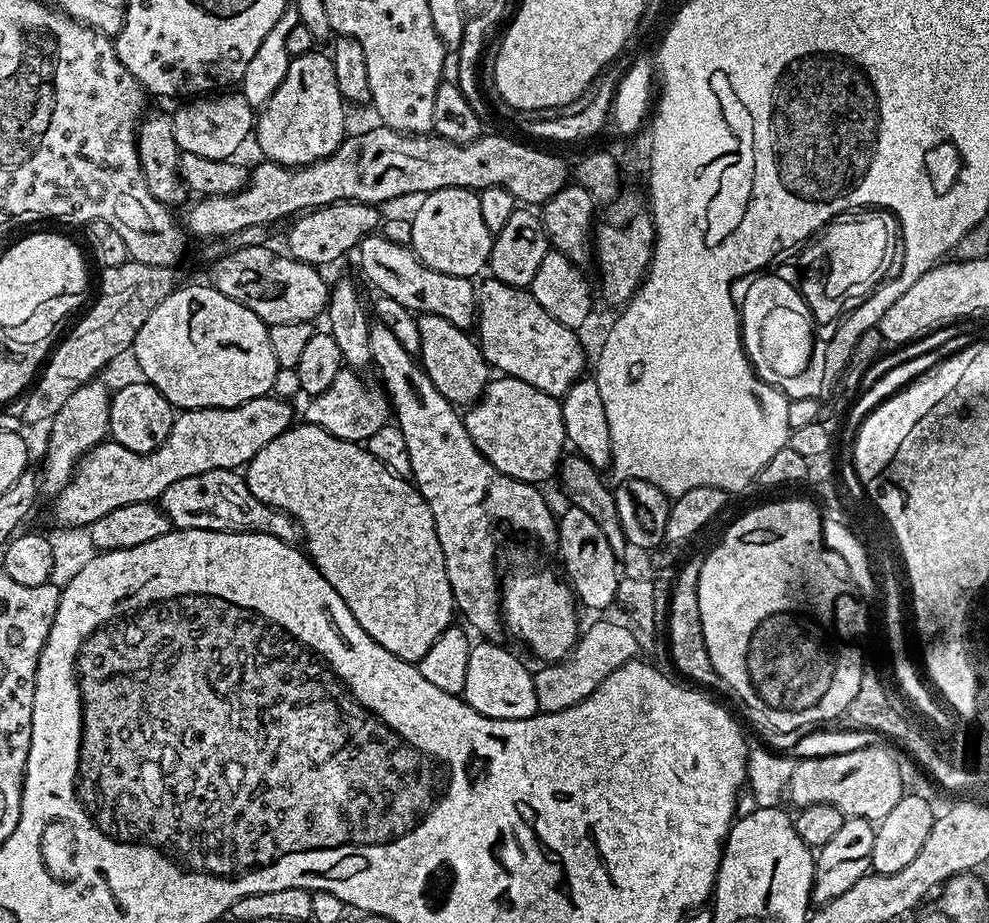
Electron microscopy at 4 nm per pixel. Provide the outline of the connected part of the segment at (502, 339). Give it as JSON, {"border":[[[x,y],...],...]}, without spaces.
{"border":[[[495,278],[487,279],[481,279],[476,290],[474,332],[489,365],[497,373],[530,382],[530,386],[546,394],[563,398],[573,382],[586,372],[584,348],[576,337],[579,335],[562,326],[562,322],[554,322],[554,318],[538,306],[528,288],[515,288]]]}

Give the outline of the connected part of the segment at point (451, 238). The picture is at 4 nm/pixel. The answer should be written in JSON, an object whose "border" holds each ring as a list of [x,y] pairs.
{"border":[[[448,188],[448,189],[438,189],[433,192],[429,192],[423,197],[419,202],[420,205],[416,208],[416,213],[411,213],[410,219],[412,221],[412,241],[410,247],[413,252],[416,253],[416,257],[429,268],[430,270],[438,270],[442,274],[454,274],[455,276],[467,276],[469,278],[476,278],[481,275],[480,271],[485,271],[486,265],[488,263],[488,256],[492,253],[492,242],[494,239],[494,233],[490,230],[486,230],[486,222],[482,222],[482,206],[480,205],[480,197],[475,191],[471,189],[464,188]]]}

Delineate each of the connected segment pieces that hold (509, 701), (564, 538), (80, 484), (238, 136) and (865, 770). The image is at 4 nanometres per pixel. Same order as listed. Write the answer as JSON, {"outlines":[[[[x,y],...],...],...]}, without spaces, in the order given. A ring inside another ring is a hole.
{"outlines":[[[[500,642],[473,643],[468,650],[466,682],[462,698],[478,714],[495,720],[525,720],[538,712],[538,694],[534,694],[534,672]]],[[[565,507],[564,513],[558,516],[558,549],[560,548],[560,560],[564,563],[563,575],[566,577],[577,601],[588,608],[612,608],[616,602],[616,591],[622,579],[621,573],[616,573],[616,560],[618,553],[606,542],[606,534],[602,534],[602,529],[598,527],[598,522],[586,514],[586,510]]],[[[271,394],[259,396],[250,402],[242,402],[233,408],[194,408],[179,413],[172,427],[172,432],[153,452],[135,452],[126,450],[117,440],[105,438],[93,446],[75,466],[75,472],[69,482],[60,492],[54,496],[56,505],[52,512],[56,515],[56,524],[63,527],[82,527],[90,525],[102,514],[110,514],[110,510],[118,510],[118,506],[130,506],[134,502],[156,502],[160,495],[166,490],[166,486],[174,486],[178,478],[194,478],[194,474],[206,474],[206,470],[222,470],[230,468],[240,470],[247,466],[266,446],[266,442],[274,442],[278,434],[292,427],[293,405],[279,396]]],[[[240,92],[204,96],[183,104],[171,115],[176,145],[183,152],[200,154],[208,160],[231,159],[255,127],[255,107]]],[[[852,748],[849,752],[836,752],[833,756],[812,756],[809,760],[796,760],[792,765],[790,782],[786,789],[787,803],[796,804],[797,809],[809,808],[815,804],[833,804],[845,818],[853,816],[878,822],[898,806],[906,794],[904,776],[900,764],[884,748]]]]}

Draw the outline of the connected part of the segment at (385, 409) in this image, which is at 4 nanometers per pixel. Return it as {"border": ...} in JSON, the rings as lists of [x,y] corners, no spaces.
{"border":[[[347,366],[341,367],[340,373],[334,377],[334,382],[322,390],[322,394],[311,397],[304,408],[303,423],[313,424],[330,434],[334,438],[367,442],[370,434],[382,430],[382,426],[389,423],[390,405],[388,397],[379,383],[367,384],[359,371]]]}

